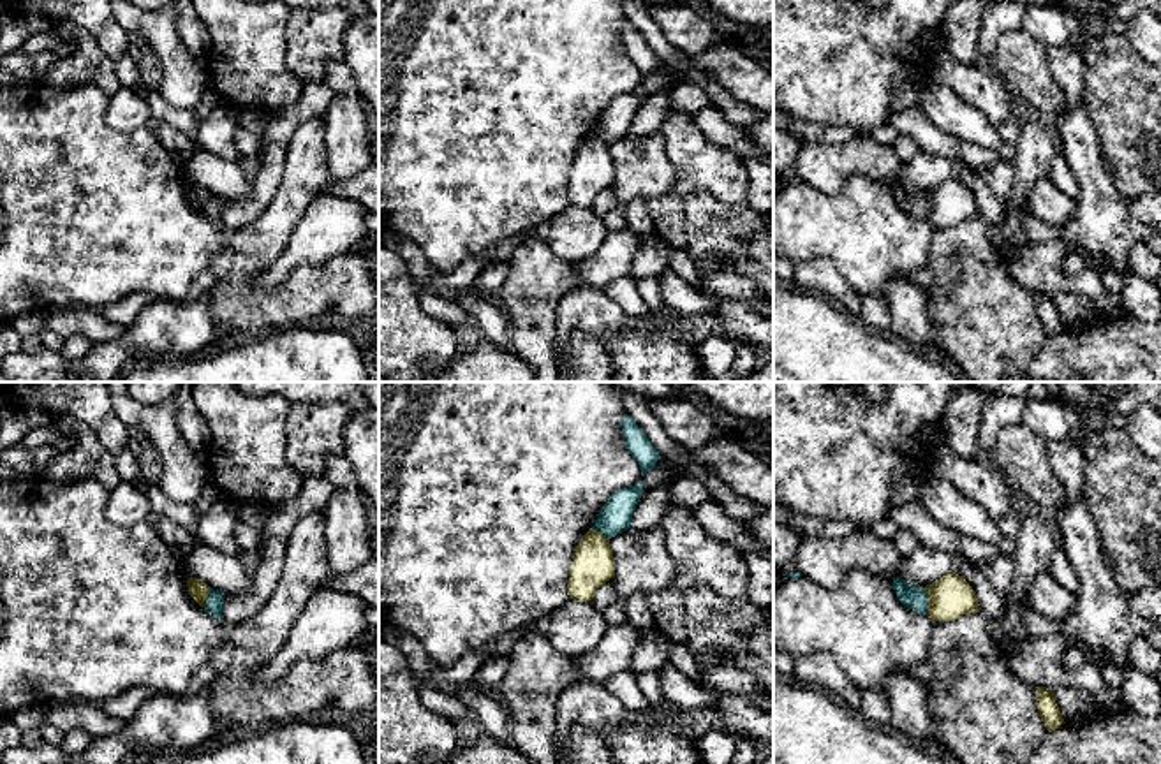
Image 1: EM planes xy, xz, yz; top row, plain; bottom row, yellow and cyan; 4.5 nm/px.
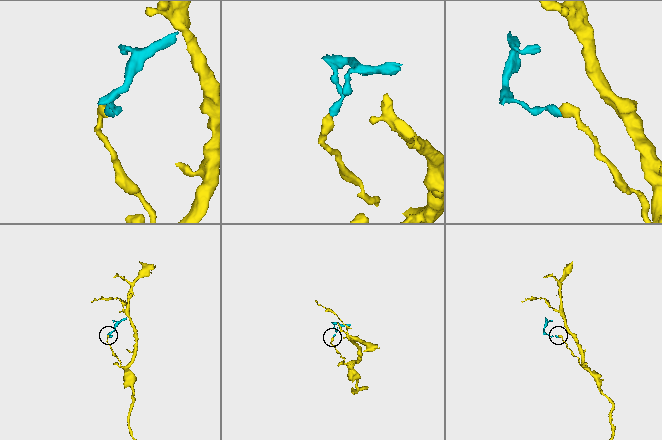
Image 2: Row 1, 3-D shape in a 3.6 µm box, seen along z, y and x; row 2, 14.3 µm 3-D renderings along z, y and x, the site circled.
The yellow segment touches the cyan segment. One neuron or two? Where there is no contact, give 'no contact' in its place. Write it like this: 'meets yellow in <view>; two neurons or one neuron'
meets yellow in yz; two neurons

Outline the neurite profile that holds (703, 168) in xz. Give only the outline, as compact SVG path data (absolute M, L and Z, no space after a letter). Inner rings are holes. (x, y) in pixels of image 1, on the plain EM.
M671 111L659 127L659 134L680 174L669 194L647 204L652 232L669 248L687 250L685 197L692 192L705 192L724 204L747 204L747 167L743 158L733 151L708 143L694 116L685 111Z

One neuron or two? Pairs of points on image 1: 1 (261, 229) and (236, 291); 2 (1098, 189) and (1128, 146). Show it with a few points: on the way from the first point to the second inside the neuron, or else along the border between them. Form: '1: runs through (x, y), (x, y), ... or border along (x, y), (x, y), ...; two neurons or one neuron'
1: runs through (258, 245), (238, 275); one neuron
2: border along (1096, 134), (1103, 166), (1116, 192), (1126, 203); two neurons

